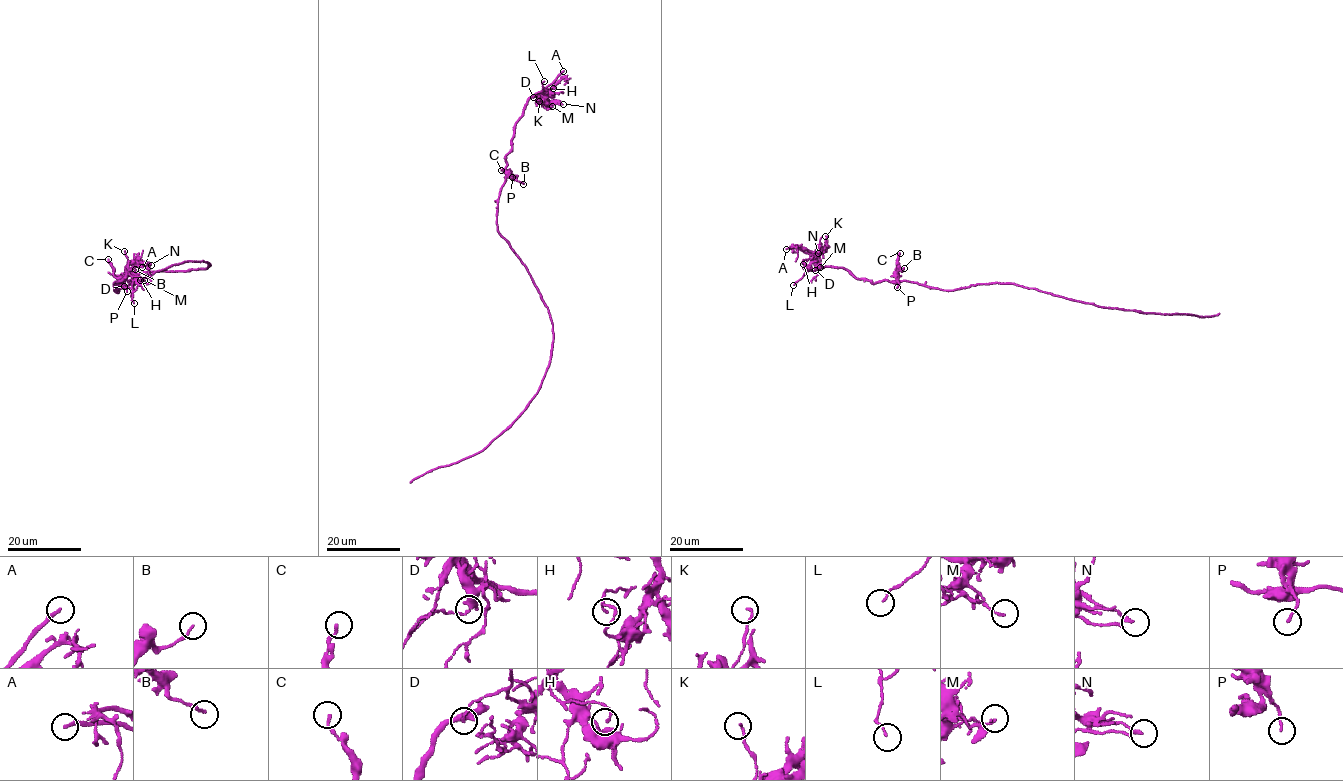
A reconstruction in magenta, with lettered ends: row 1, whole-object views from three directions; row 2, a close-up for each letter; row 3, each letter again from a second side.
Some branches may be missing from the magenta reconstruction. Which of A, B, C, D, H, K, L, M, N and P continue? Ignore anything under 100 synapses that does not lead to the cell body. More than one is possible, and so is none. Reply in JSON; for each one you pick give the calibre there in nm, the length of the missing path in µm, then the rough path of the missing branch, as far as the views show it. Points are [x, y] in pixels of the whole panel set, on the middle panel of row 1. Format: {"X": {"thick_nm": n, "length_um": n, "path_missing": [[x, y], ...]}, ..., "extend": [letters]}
{"A": {"thick_nm": 200, "length_um": 50, "path_missing": [[563, 71], [572, 61], [586, 63], [550, 59], [554, 53], [547, 61], [548, 66], [550, 64]]}, "extend": ["A"]}

